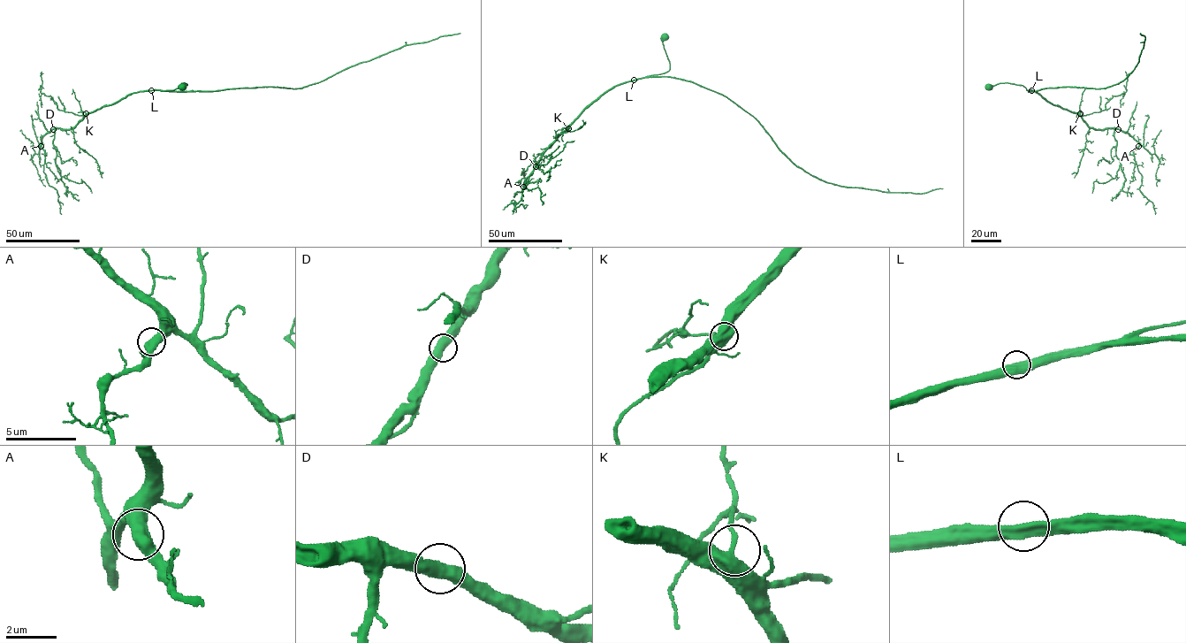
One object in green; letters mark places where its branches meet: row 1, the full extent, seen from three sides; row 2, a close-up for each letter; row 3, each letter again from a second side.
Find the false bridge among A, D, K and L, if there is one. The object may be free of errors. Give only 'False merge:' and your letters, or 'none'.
False merge: none

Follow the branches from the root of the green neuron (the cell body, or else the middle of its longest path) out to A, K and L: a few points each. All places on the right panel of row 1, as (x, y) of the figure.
A: (988, 86), (1021, 85), (1050, 103), (1076, 112), (1090, 126), (1127, 132), (1138, 146)
K: (988, 86), (1004, 82), (1021, 85), (1050, 103), (1080, 113)
L: (988, 86), (1007, 82), (1031, 89)

